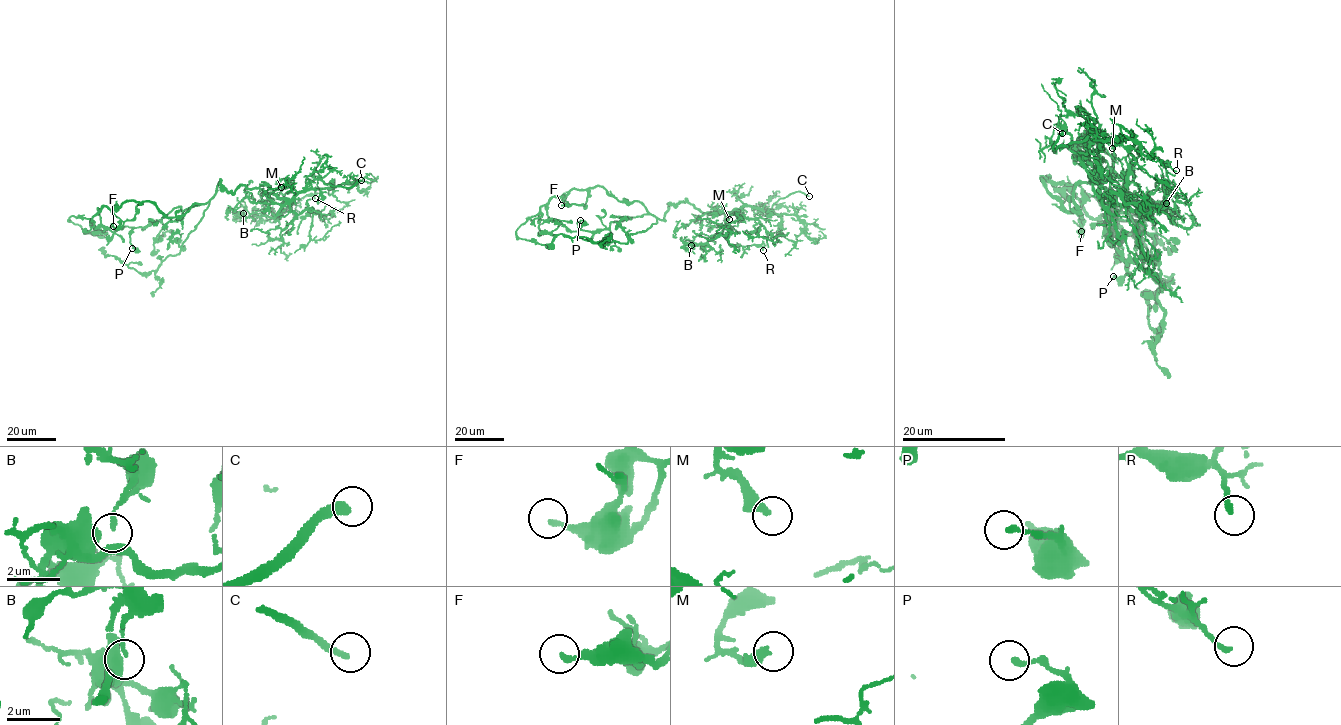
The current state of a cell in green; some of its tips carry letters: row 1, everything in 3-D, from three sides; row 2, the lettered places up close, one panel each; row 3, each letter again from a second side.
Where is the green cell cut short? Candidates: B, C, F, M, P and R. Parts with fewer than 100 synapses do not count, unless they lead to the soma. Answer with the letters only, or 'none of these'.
C

